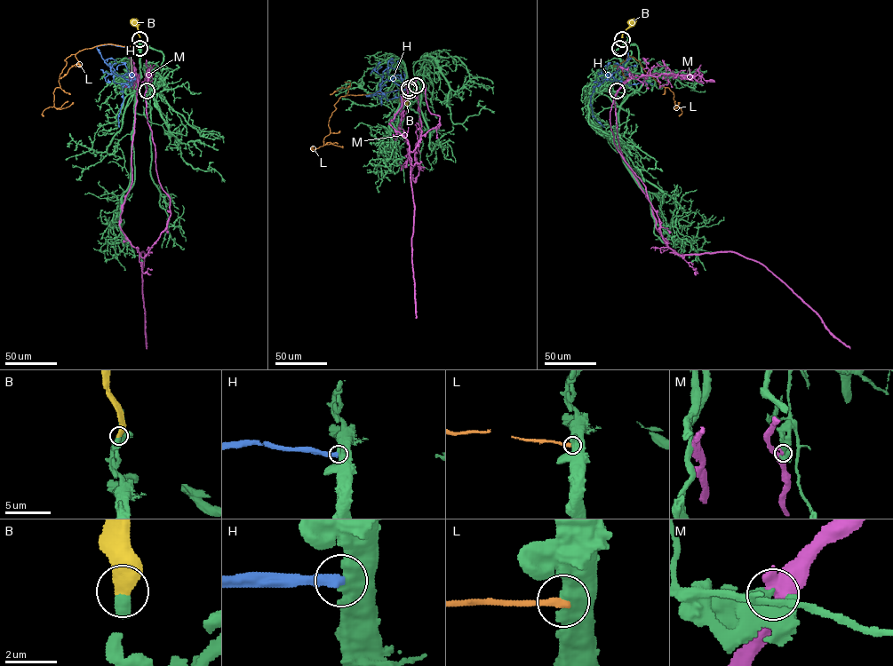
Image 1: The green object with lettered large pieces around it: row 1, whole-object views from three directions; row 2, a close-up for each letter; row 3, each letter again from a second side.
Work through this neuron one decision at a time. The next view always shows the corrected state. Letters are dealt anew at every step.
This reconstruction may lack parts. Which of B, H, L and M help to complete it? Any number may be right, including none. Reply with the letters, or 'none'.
B

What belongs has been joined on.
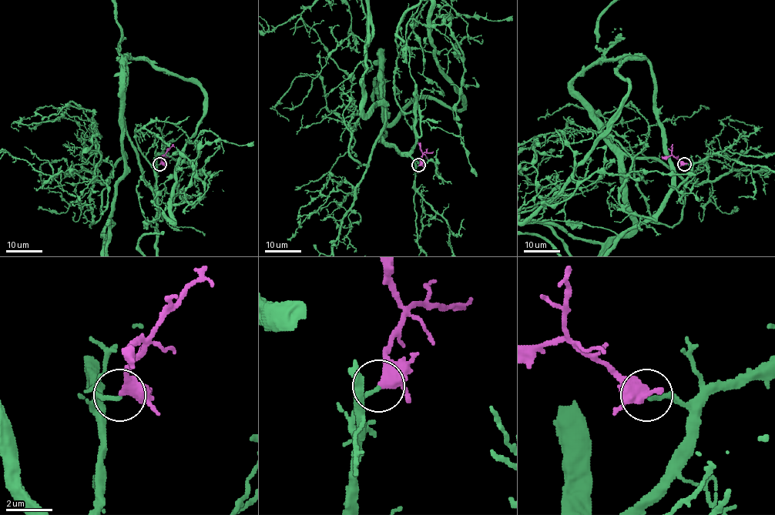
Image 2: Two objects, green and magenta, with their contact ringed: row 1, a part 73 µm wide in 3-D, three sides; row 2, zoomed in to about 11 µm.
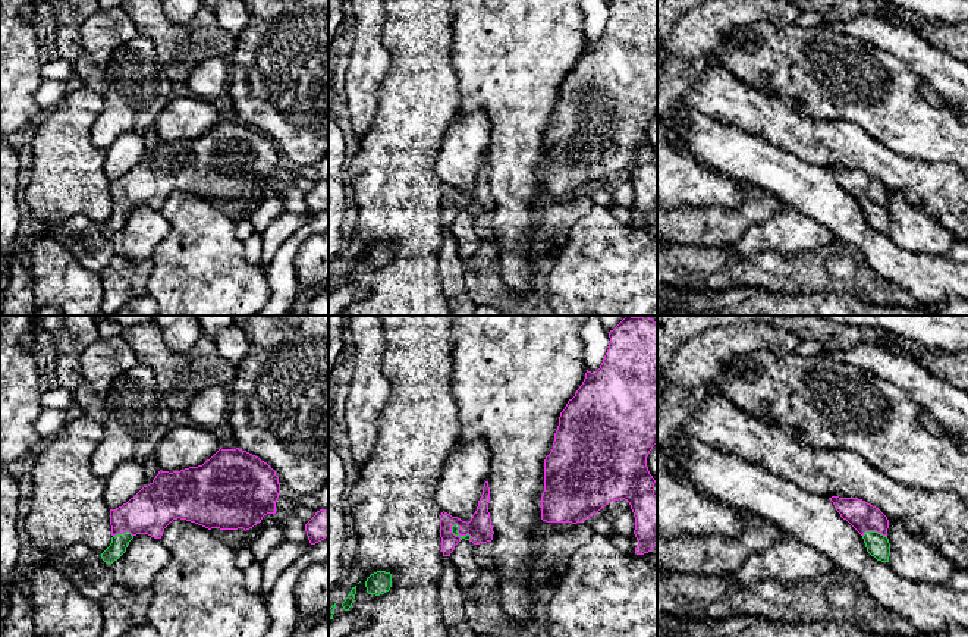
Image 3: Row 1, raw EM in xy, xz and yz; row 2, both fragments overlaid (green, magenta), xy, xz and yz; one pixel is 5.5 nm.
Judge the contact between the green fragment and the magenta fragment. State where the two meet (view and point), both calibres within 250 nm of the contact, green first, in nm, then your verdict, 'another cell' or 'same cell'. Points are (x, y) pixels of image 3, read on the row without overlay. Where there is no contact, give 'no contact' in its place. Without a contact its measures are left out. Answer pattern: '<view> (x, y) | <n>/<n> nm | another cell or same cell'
yz (874, 203) | 130/160 nm | same cell

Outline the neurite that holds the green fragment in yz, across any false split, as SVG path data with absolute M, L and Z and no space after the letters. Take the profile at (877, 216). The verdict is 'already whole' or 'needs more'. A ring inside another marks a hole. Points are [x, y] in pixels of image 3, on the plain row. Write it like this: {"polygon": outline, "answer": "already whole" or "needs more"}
{"polygon": "M832 167L829 170L840 188L862 207L867 223L877 232L889 233L887 188L879 179L858 169Z", "answer": "needs more"}

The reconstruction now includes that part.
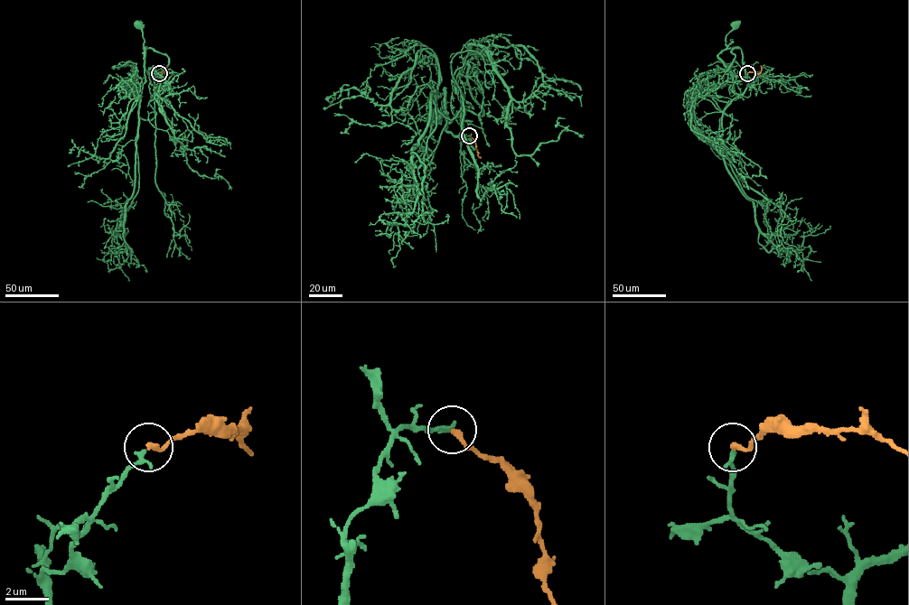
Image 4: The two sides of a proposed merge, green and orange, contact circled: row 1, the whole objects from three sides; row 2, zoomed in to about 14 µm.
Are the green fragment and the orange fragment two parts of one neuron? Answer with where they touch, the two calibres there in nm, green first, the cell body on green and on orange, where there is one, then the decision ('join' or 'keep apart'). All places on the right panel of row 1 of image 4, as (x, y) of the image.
(747, 73) | 220/240 nm | green (735, 24) | orange none | join

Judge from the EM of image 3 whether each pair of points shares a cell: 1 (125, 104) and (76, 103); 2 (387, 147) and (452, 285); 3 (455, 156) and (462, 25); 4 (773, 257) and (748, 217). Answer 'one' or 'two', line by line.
1: two
2: two
3: two
4: two

